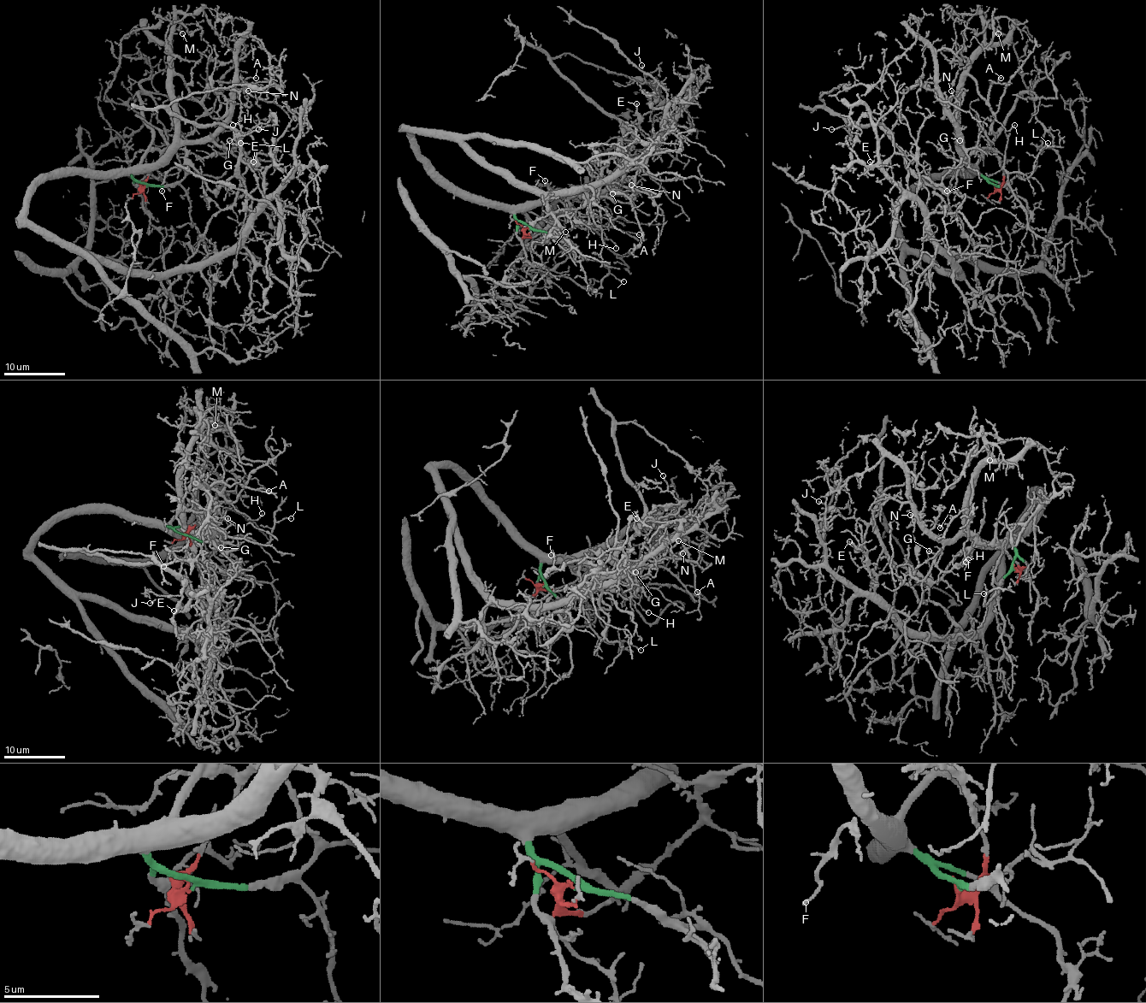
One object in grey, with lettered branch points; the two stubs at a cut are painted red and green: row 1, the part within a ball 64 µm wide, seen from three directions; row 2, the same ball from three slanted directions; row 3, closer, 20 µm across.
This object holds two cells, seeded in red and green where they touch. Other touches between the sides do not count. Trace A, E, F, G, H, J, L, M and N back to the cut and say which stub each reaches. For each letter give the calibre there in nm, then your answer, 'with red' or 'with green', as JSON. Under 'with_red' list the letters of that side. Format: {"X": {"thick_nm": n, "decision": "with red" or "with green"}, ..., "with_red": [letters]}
{"A": {"thick_nm": 110, "decision": "with green"}, "E": {"thick_nm": 150, "decision": "with red"}, "F": {"thick_nm": 150, "decision": "with red"}, "G": {"thick_nm": 150, "decision": "with green"}, "H": {"thick_nm": 120, "decision": "with green"}, "J": {"thick_nm": 130, "decision": "with red"}, "L": {"thick_nm": 110, "decision": "with green"}, "M": {"thick_nm": 160, "decision": "with green"}, "N": {"thick_nm": 190, "decision": "with green"}, "with_red": ["E", "F", "J"]}

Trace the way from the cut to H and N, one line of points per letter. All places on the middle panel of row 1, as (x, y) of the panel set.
H: (528, 227), (516, 214), (530, 209), (558, 192), (555, 195), (567, 209), (593, 228), (599, 228), (616, 249)
N: (528, 227), (516, 216), (516, 212), (564, 193), (594, 195), (619, 179), (625, 179), (631, 189), (631, 185)

